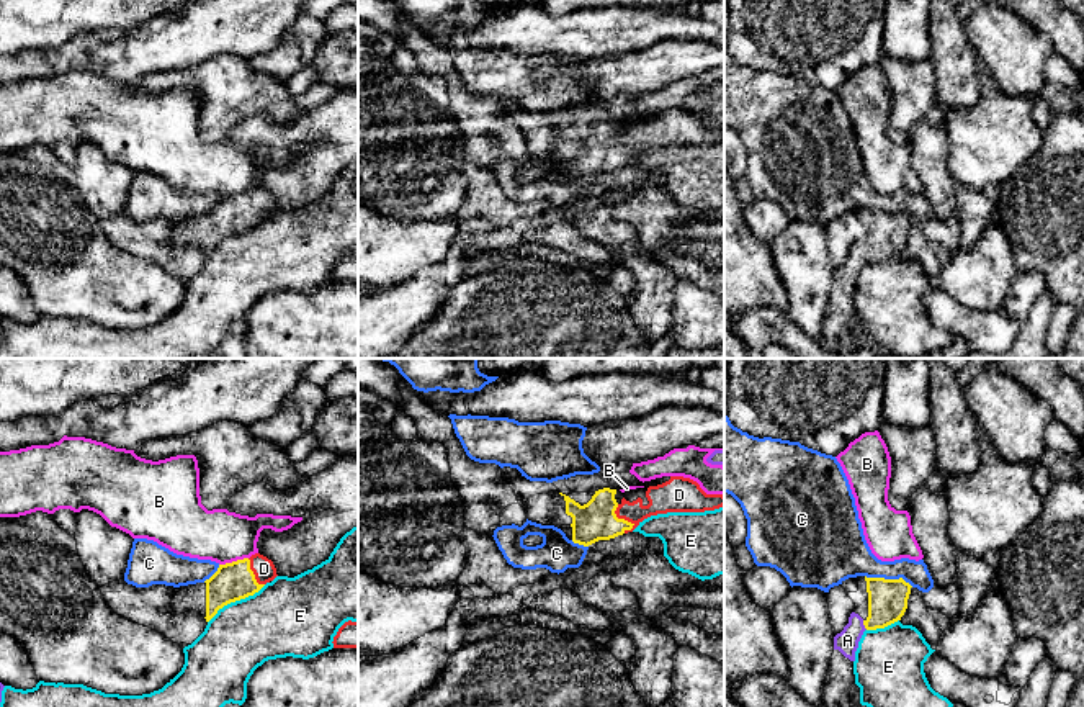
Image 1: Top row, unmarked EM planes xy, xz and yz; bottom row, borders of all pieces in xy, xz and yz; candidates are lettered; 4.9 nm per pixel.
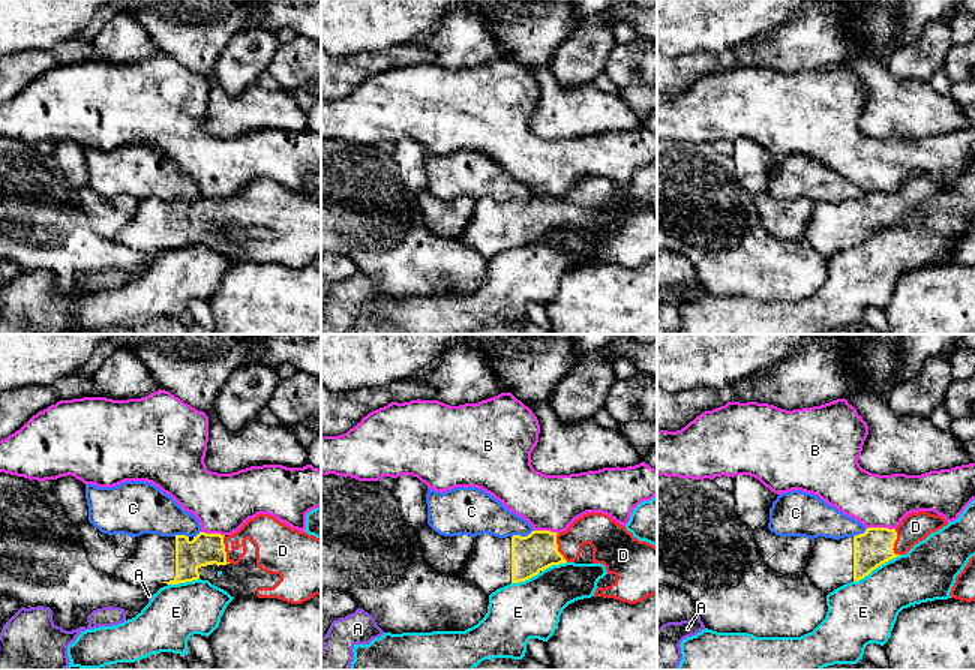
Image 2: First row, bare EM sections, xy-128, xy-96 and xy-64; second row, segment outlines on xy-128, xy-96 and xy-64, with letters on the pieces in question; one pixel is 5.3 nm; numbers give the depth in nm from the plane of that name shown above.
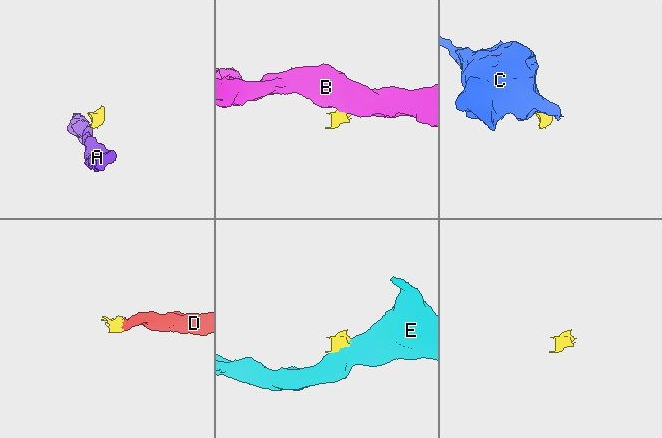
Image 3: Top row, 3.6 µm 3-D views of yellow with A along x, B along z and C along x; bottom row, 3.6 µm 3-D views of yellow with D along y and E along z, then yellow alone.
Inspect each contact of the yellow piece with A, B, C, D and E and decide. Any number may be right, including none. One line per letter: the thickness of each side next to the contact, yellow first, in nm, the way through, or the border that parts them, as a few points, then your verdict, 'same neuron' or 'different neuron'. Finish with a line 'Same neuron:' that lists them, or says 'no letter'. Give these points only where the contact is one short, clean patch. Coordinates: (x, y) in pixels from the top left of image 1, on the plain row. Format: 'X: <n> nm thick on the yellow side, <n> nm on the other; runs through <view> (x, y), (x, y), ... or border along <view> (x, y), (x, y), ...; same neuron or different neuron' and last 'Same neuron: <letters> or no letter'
A: 190 nm thick on the yellow side, 110 nm on the other; border along yz (862, 254), (867, 262); different neuron
B: 190 nm thick on the yellow side, 260 nm on the other; border along xy (247, 190), (219, 198); different neuron
C: 190 nm thick on the yellow side, 220 nm on the other; border along yz (865, 208), (903, 211), (913, 220); different neuron
D: 190 nm thick on the yellow side, 150 nm on the other; same neuron
E: 190 nm thick on the yellow side, 360 nm on the other; different neuron
Same neuron: D

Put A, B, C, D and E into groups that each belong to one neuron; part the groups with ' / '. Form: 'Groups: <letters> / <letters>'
Groups: A / B / C / D / E

